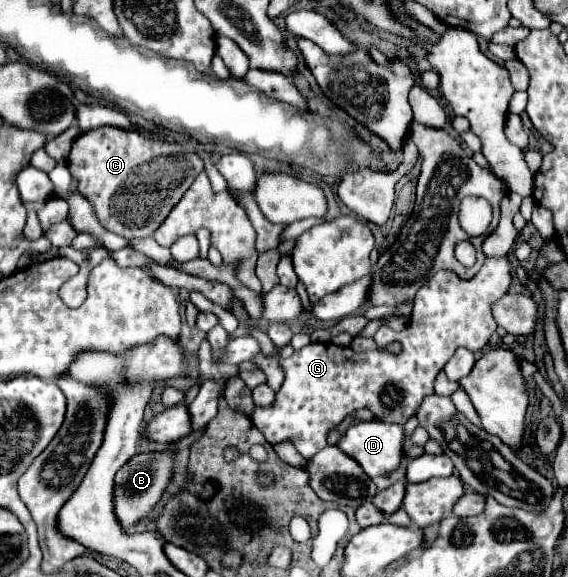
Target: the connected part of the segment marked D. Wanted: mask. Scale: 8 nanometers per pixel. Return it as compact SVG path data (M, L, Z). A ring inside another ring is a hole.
M380 420L350 426L346 430L346 434L342 436L342 440L338 442L338 446L348 456L354 456L354 460L358 460L358 464L364 468L364 472L370 478L384 476L384 474L390 474L392 470L396 470L404 458L404 444L406 444L404 426L388 424L388 422L380 422Z

